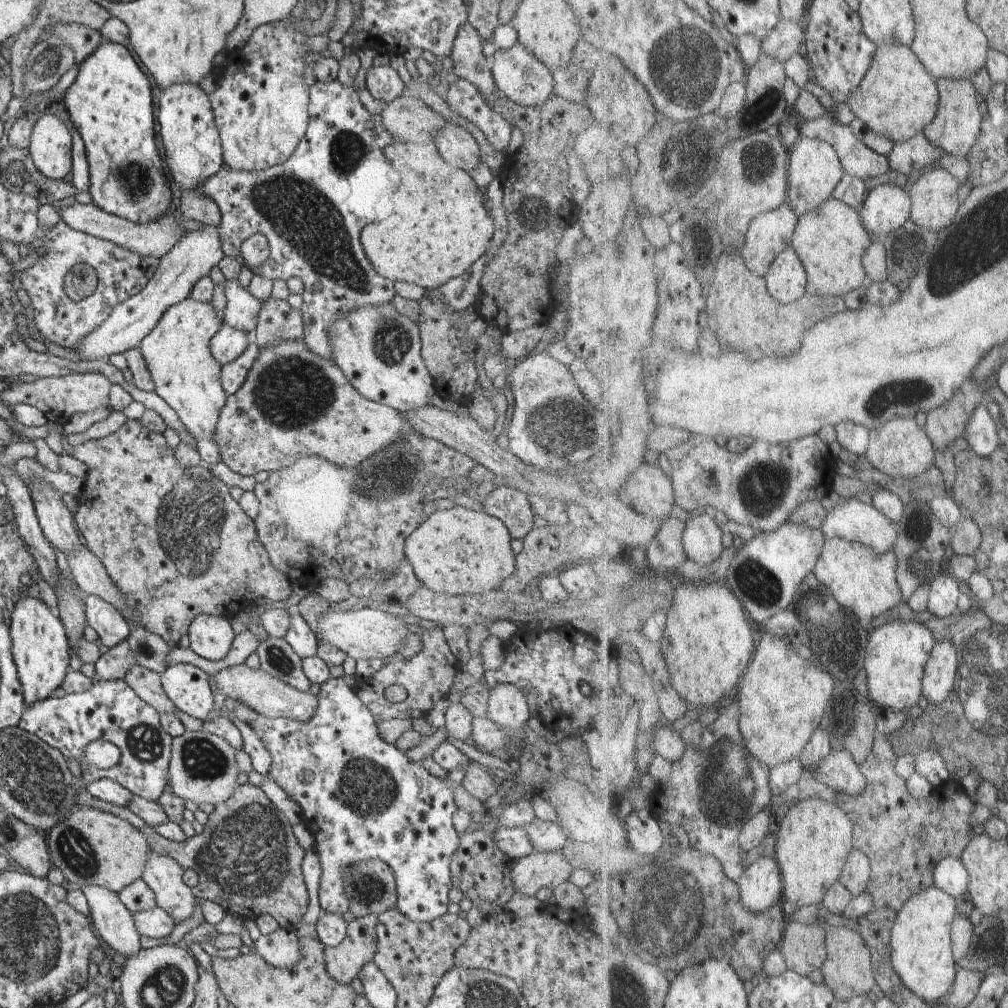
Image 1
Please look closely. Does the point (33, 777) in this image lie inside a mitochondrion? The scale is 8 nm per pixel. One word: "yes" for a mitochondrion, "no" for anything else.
yes

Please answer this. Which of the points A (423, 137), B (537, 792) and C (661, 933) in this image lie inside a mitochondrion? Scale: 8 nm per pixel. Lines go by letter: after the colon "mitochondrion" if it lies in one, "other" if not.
A: other
B: other
C: mitochondrion

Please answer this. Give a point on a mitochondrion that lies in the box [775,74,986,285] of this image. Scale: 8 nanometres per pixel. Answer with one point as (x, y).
(907, 251)

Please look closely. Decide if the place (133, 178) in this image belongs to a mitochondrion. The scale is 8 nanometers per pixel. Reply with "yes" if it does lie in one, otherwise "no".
yes

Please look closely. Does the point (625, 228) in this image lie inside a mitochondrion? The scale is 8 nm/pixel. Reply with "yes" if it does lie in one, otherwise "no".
no

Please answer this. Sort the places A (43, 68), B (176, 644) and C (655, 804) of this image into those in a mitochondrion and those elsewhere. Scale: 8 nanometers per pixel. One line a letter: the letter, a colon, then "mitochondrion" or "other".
A: mitochondrion
B: other
C: other

